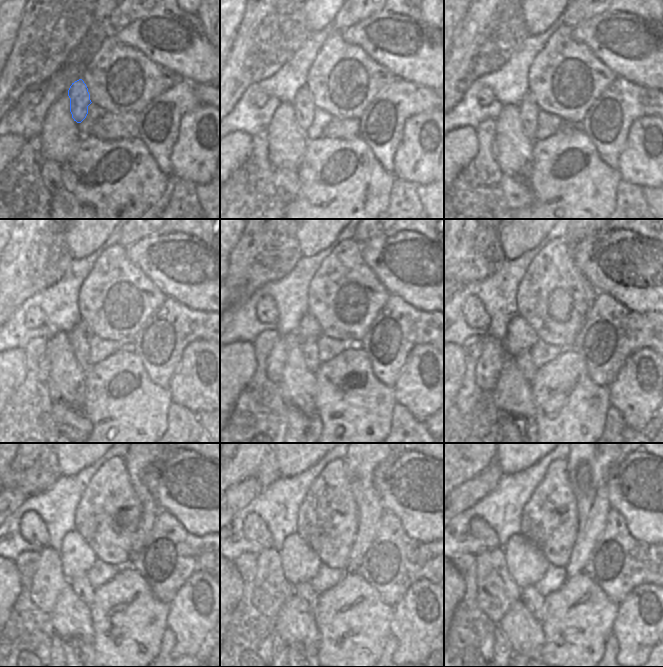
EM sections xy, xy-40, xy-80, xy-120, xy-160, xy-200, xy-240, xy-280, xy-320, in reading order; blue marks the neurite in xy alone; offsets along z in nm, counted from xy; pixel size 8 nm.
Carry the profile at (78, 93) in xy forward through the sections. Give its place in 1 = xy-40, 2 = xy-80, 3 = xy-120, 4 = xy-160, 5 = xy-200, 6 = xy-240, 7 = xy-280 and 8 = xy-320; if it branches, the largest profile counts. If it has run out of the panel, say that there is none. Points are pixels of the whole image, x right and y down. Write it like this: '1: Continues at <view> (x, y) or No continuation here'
1: Continues at xy-40 (304, 107)
2: Continues at xy-80 (528, 109)
3: Continues at xy-120 (80, 336)
4: Continues at xy-160 (309, 348)
5: Continues at xy-200 (524, 360)
6: Continues at xy-240 (80, 585)
7: Continues at xy-280 (306, 592)
8: Continues at xy-320 (534, 602)

